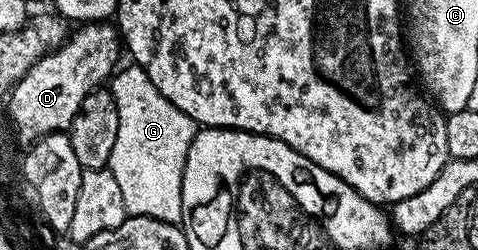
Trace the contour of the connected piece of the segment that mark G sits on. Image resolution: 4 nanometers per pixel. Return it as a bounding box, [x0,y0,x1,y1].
[108,66,200,224]

